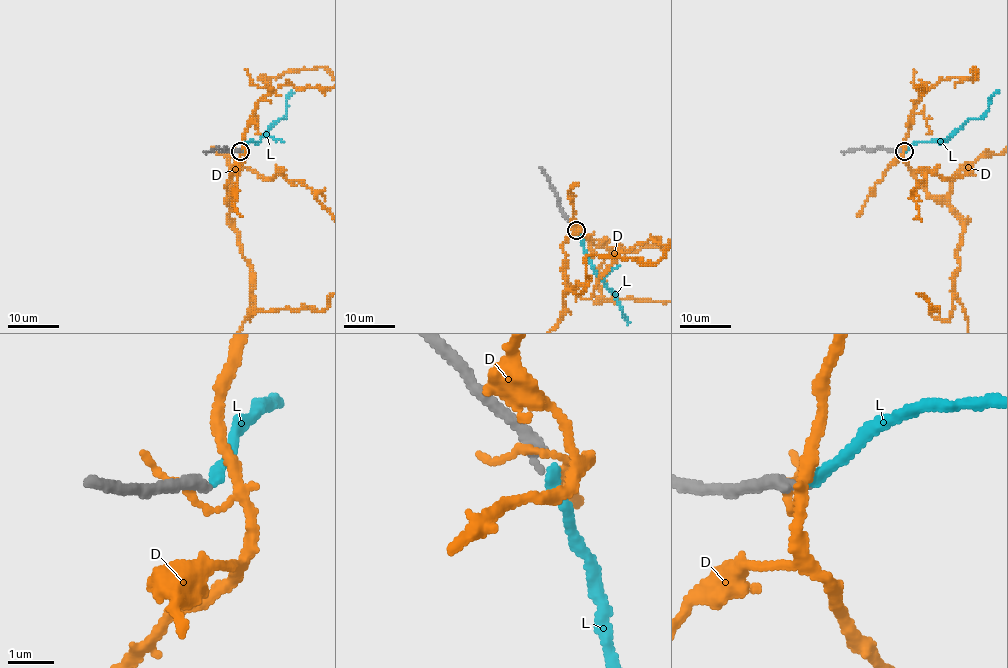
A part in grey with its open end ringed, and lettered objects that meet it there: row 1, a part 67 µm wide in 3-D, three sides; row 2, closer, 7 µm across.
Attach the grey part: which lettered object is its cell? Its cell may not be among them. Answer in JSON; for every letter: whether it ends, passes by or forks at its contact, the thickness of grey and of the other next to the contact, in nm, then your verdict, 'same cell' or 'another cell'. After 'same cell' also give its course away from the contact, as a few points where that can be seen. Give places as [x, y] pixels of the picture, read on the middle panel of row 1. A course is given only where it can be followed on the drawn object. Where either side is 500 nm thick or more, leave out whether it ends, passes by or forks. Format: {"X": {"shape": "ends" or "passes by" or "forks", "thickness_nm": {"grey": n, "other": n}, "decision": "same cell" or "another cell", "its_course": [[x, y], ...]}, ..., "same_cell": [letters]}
{"D": {"shape": "passes by", "thickness_nm": {"grey": 320, "other": 120}, "decision": "another cell"}, "L": {"shape": "ends", "thickness_nm": {"grey": 240, "other": 240}, "decision": "same cell", "its_course": [[577, 230], [593, 271], [615, 295], [628, 324]]}, "same_cell": ["L"]}

